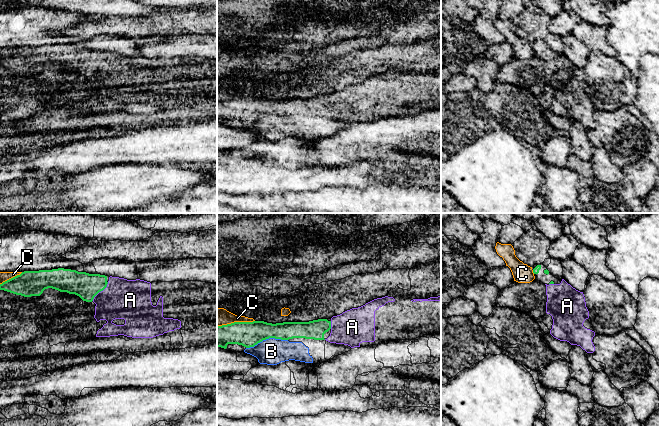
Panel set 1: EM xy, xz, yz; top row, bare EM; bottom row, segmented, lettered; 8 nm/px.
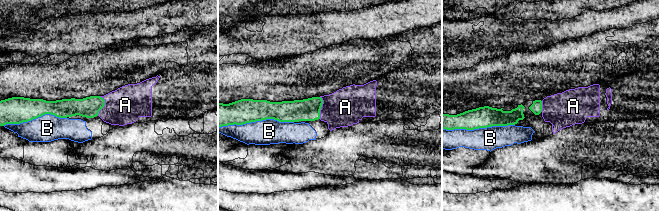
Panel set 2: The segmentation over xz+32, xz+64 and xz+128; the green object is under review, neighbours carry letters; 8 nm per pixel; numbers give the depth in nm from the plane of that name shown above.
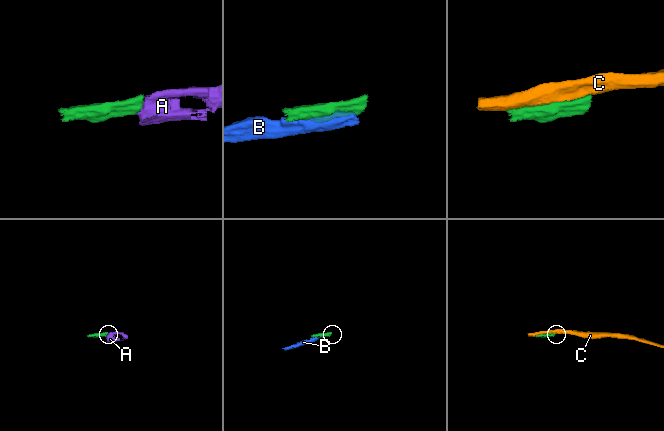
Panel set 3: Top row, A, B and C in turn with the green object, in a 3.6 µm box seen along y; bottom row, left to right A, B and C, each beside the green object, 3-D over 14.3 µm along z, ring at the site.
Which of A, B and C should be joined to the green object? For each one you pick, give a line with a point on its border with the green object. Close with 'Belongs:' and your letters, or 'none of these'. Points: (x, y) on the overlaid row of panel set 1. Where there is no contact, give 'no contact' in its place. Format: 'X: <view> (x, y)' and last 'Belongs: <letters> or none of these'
A: xy (100, 291)
Belongs: A

